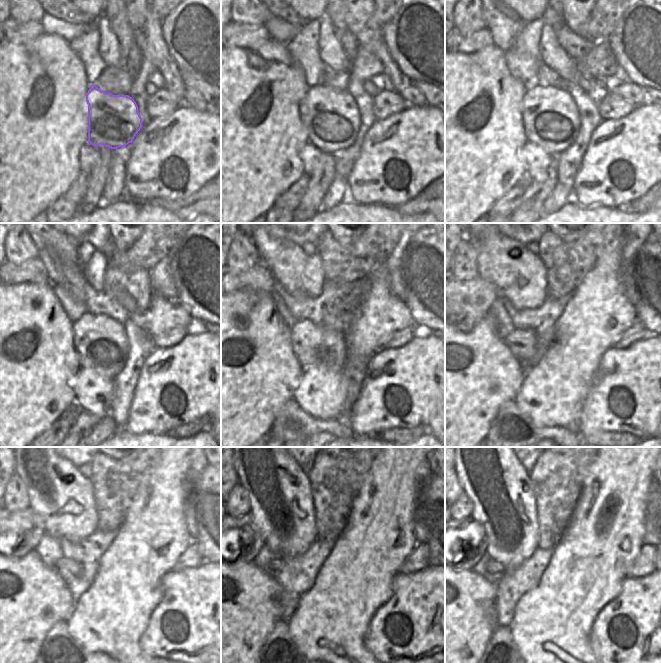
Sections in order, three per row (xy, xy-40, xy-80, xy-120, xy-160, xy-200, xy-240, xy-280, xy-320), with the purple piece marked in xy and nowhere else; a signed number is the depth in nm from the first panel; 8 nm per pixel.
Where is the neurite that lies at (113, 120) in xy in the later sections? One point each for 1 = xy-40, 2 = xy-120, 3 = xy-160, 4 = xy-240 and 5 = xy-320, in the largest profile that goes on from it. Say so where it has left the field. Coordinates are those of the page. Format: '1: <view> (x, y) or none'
1: xy-40 (331, 116)
2: xy-120 (100, 341)
3: xy-160 (312, 344)
4: xy-240 (49, 549)
5: xy-320 (487, 567)

